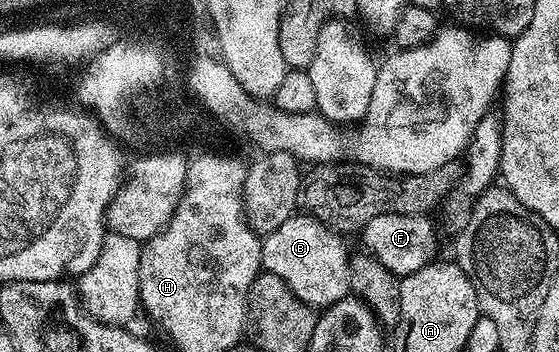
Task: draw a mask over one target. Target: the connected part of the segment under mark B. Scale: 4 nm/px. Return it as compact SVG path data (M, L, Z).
M295 213L262 240L261 259L265 272L284 279L289 289L306 305L323 309L349 296L350 250L337 230L307 213Z

